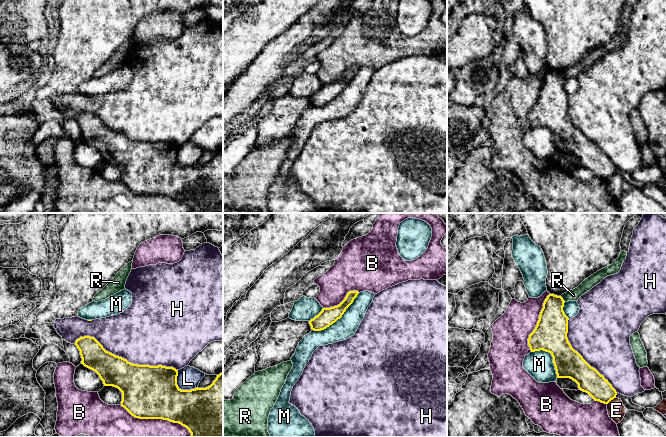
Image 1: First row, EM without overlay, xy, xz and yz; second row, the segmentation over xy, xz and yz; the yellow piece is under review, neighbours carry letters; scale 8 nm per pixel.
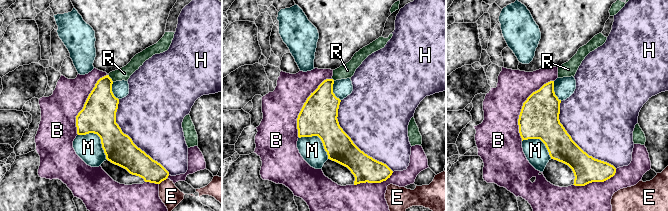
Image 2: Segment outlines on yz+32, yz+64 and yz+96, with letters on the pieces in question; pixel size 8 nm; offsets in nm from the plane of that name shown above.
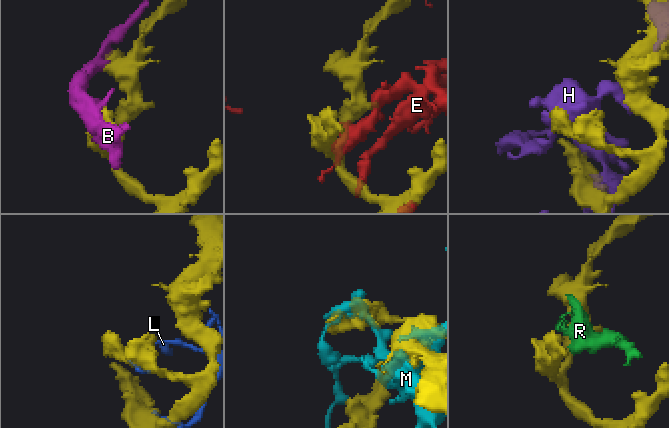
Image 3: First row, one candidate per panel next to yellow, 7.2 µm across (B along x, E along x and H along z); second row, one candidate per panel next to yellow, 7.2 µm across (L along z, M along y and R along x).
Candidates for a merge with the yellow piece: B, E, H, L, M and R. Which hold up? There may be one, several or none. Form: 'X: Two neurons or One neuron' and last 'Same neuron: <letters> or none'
B: Two neurons
E: Two neurons
H: Two neurons
L: Two neurons
M: Two neurons
R: Two neurons
Same neuron: none

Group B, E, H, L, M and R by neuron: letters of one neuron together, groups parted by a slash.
B / E / H / L / M / R

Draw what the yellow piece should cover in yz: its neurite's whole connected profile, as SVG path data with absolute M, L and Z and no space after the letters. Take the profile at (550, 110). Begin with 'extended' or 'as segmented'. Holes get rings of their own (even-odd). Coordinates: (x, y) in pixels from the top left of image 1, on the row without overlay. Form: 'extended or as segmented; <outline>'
as segmented; M547 72L537 101L528 114L530 126L549 128L553 133L557 154L572 155L578 160L579 166L588 169L595 177L608 180L616 174L617 168L569 119L569 94L563 87L564 79L561 72Z

